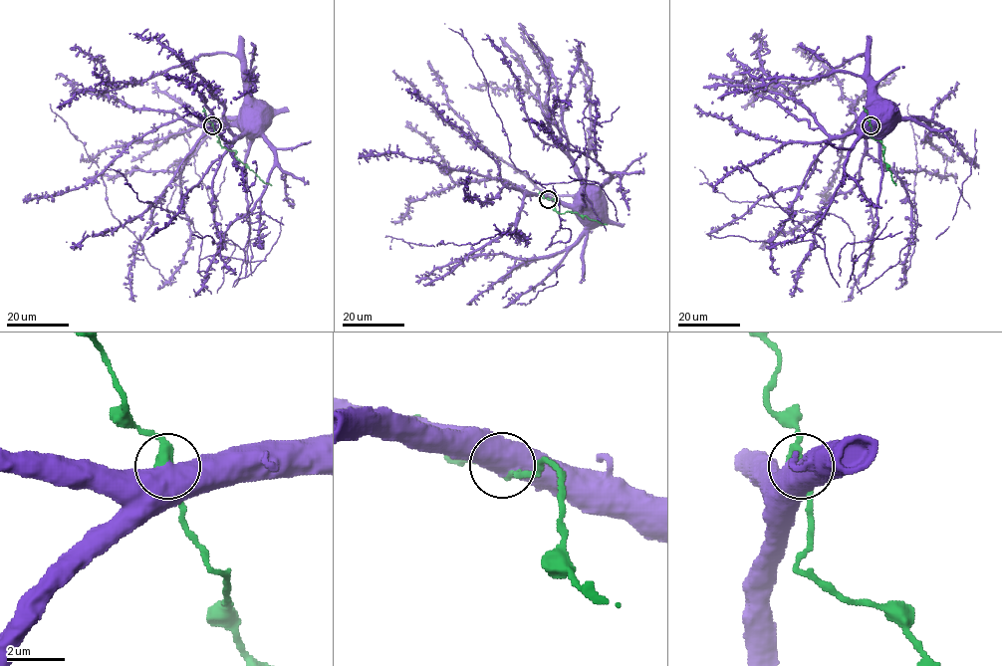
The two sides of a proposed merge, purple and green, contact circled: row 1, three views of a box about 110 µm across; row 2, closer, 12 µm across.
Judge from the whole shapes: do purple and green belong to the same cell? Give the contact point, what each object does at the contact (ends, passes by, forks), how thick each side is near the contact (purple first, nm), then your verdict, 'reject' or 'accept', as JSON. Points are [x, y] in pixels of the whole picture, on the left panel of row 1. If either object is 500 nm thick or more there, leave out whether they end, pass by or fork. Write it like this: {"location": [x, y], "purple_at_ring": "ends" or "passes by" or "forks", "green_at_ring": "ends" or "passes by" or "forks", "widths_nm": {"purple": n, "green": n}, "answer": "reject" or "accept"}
{"location": [212, 125], "widths_nm": {"purple": 800, "green": 360}, "answer": "accept"}

